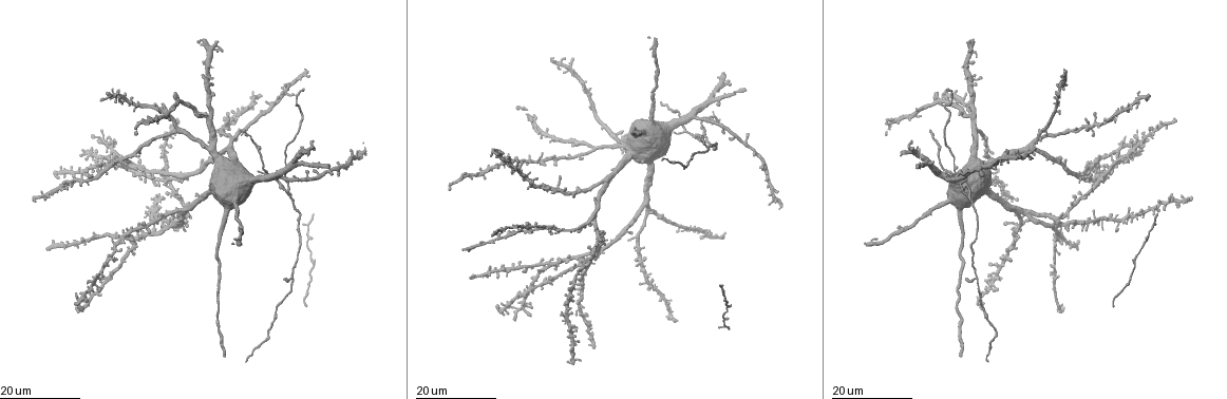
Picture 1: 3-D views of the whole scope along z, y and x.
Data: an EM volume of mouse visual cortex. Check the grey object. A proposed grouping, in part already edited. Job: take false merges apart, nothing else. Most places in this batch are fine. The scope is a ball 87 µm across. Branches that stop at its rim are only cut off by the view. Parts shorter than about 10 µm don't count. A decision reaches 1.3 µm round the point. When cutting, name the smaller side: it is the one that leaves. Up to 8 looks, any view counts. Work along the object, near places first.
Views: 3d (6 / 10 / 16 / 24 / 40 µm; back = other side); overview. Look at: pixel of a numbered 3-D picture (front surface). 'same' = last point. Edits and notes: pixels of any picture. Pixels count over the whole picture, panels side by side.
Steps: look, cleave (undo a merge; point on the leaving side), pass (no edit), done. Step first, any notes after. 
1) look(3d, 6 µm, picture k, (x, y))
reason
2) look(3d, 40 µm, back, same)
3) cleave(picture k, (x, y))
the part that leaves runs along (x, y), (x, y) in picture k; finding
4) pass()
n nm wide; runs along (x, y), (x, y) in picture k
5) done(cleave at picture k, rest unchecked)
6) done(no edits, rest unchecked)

look(3d, 16 µm, picture 1, (1038, 135))
side arm on a straight run

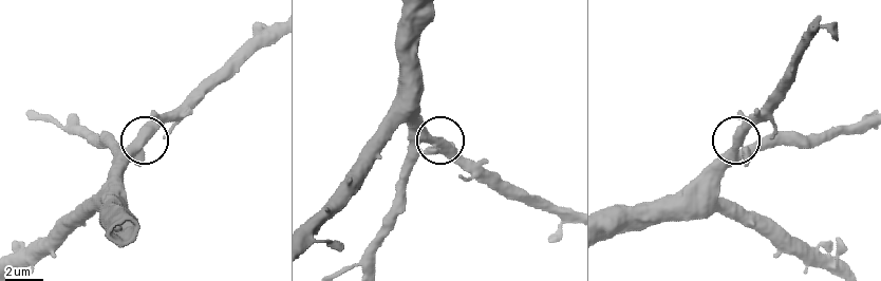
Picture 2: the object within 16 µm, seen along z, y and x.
look(3d, 6 µm, picture 2, (143, 144))
closer look

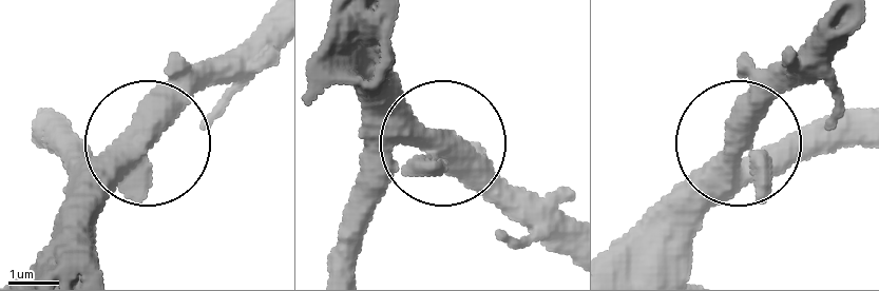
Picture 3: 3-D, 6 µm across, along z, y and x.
pass()
runs along (609, 269), (832, 46) in picture 3; continuous, no second cell

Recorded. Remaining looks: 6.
look(3d, 24 µm, picture 1, (973, 114))

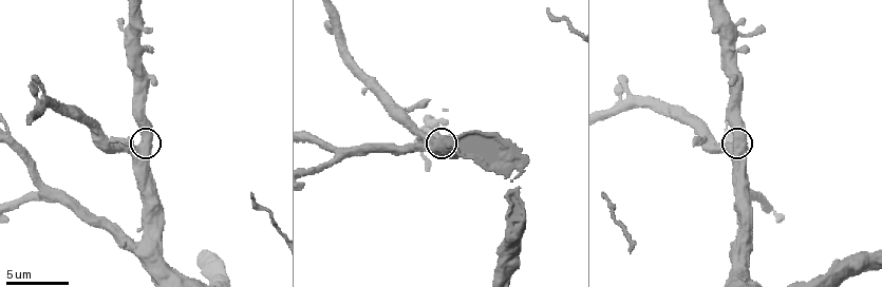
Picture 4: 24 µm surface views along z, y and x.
look(3d, 10 µm, picture 4, (137, 148))

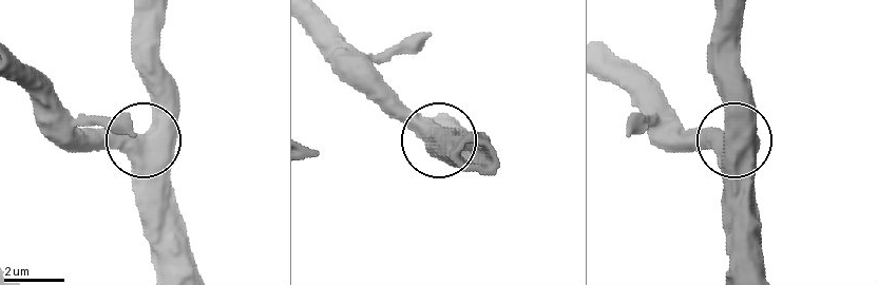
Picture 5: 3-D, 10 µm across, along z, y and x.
pass()
runs along (190, 270), (145, 210), (145, 141), (160, 61) in picture 5; continuous, no second cell

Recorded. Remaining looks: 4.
look(3d, 10 µm, picture 4, (39, 193))
a fork

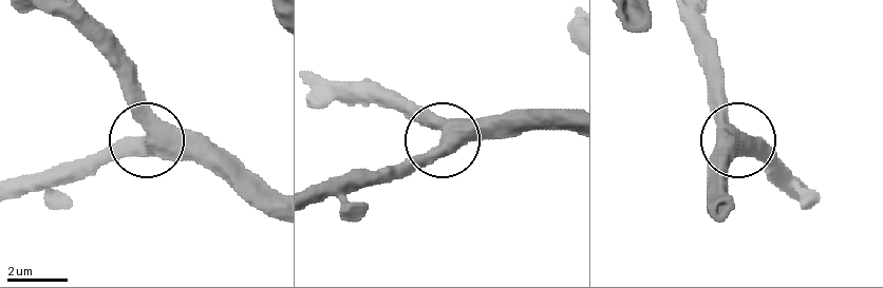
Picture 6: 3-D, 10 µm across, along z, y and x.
pass()
460 nm wide; runs along (270, 214), (203, 164), (165, 154), (121, 80) in picture 6; continuous, no second cell

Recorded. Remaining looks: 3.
look(3d, 16 µm, picture 1, (962, 190))
arms part here

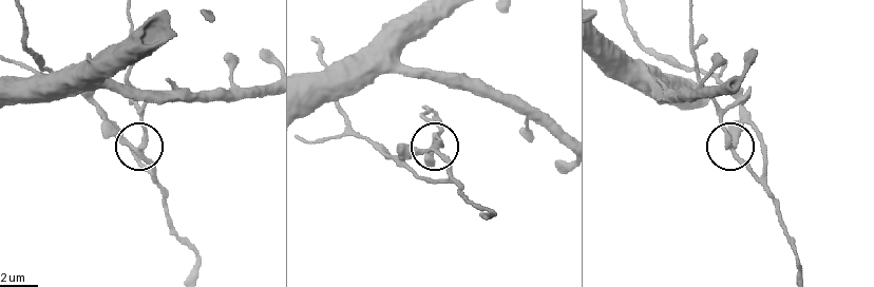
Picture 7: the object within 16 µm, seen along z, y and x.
look(3d, 10 µm, picture 7, (733, 152))

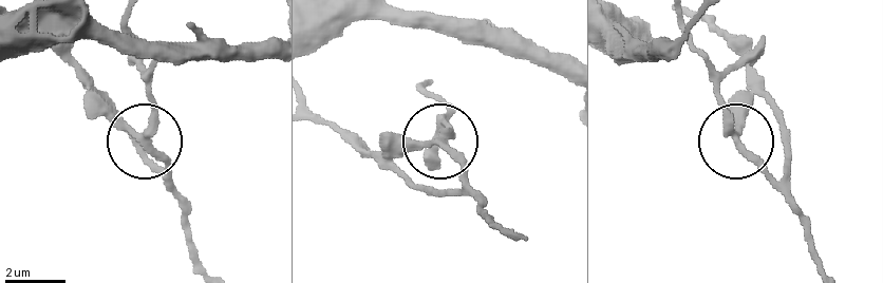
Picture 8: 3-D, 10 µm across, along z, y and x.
pass()
all the same cell

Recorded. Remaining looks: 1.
done(no edits, rest unchecked)

